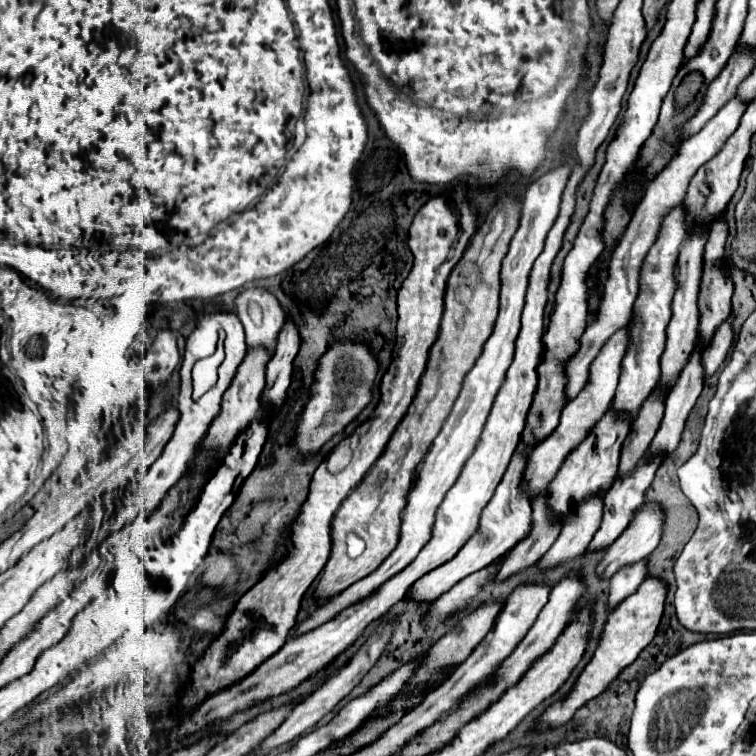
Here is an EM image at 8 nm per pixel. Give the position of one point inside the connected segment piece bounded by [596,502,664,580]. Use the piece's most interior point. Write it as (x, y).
(642, 537)

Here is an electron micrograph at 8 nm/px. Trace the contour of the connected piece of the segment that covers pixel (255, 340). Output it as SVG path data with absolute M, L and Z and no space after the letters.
M246 288L240 292L236 308L238 308L238 318L246 330L246 346L266 348L272 354L276 348L276 338L284 326L284 312L280 308L280 302L266 288Z

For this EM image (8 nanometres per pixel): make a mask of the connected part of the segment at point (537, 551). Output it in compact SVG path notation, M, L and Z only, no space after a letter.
M542 496L542 500L538 500L538 504L532 504L532 512L534 512L534 532L530 534L530 538L522 540L522 544L518 544L518 548L510 550L506 564L502 564L498 580L508 580L510 576L518 574L520 570L526 570L528 566L536 564L546 552L548 548L554 544L554 540L558 538L558 528L550 528L550 524L546 524L546 504L544 504L546 496Z

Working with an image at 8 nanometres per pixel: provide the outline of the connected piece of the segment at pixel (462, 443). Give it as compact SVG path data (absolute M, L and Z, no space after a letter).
M568 154L566 160L552 168L550 172L546 172L544 176L536 178L528 190L526 190L526 196L524 196L524 202L522 202L522 220L520 220L520 228L518 232L514 234L512 242L510 242L510 252L506 254L504 262L502 262L502 294L500 294L500 314L498 314L498 320L496 320L496 326L494 326L494 332L492 336L486 340L484 344L484 350L480 354L480 358L476 360L474 368L466 374L464 378L464 384L462 384L462 392L458 396L458 400L454 402L454 408L450 412L450 416L446 418L440 434L434 438L424 462L422 462L422 468L418 470L418 480L412 488L412 492L408 494L408 504L404 508L404 514L402 514L402 530L400 530L400 542L396 546L396 550L372 572L368 574L366 578L358 580L356 584L352 584L348 590L344 590L340 596L328 600L326 604L322 604L320 608L316 608L308 618L300 620L296 630L294 630L294 636L302 636L330 620L334 620L344 608L352 606L352 604L358 604L360 600L368 598L376 588L380 588L382 582L390 580L394 574L402 572L410 560L414 560L420 552L420 548L430 540L432 536L432 526L434 526L434 514L436 514L436 508L438 504L444 500L446 492L454 486L454 482L458 480L460 476L460 470L462 466L466 464L466 460L470 458L470 454L474 452L476 444L478 444L478 438L482 434L482 428L486 424L486 418L490 414L490 408L492 408L492 402L494 402L494 396L498 394L502 382L504 382L504 376L506 376L506 370L510 368L512 364L512 356L514 356L514 340L520 332L520 314L522 314L522 308L524 308L524 296L526 296L526 286L528 286L528 274L534 266L534 260L540 256L540 252L544 250L544 240L546 240L546 234L548 230L552 228L556 216L558 216L558 210L560 210L560 196L562 196L562 190L568 182L568 176L570 176L570 168L572 168L572 156Z

